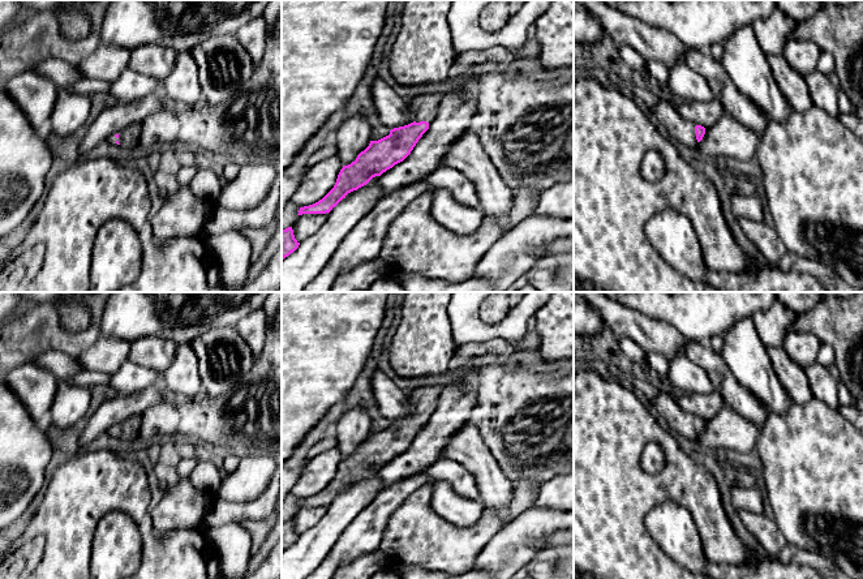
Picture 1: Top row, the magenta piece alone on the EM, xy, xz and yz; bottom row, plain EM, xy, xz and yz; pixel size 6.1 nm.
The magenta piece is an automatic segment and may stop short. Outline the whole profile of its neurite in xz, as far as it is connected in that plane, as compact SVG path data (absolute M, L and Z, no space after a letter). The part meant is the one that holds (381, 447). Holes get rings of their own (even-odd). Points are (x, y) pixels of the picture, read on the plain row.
M430 381L422 382L413 389L411 403L415 413L391 421L388 428L378 433L370 433L369 438L357 447L355 454L343 458L334 480L318 494L300 499L297 507L329 506L348 485L357 482L373 469L381 468L395 456L403 454L429 421L429 416L437 408L442 391L442 386Z

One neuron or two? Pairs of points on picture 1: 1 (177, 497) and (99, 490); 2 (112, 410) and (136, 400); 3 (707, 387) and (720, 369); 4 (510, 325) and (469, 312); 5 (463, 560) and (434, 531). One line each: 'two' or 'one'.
1: two
2: one
3: two
4: one
5: one

